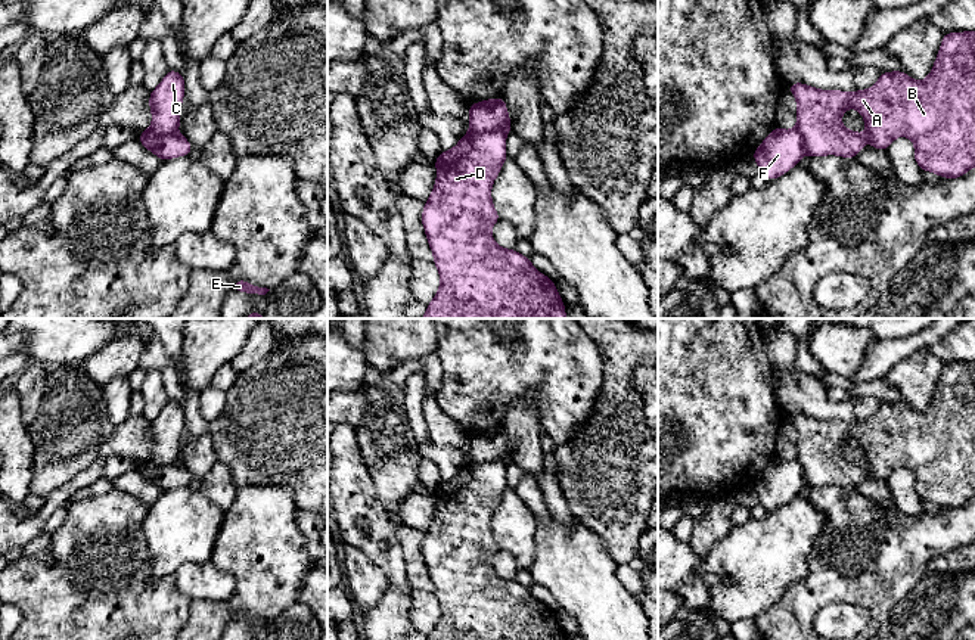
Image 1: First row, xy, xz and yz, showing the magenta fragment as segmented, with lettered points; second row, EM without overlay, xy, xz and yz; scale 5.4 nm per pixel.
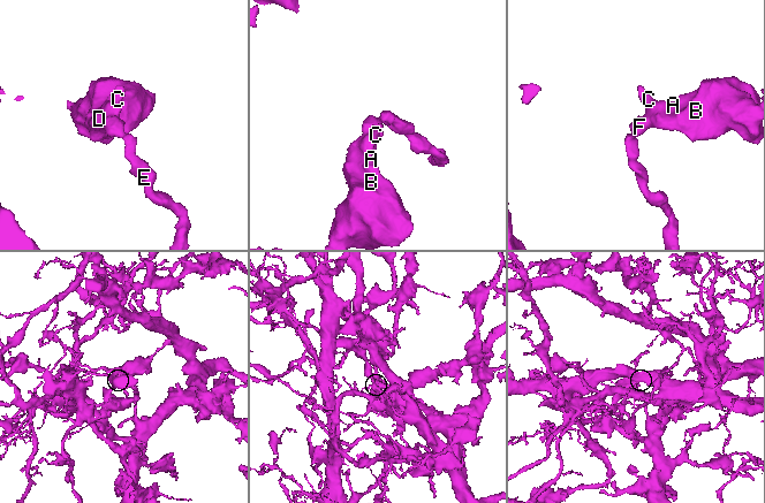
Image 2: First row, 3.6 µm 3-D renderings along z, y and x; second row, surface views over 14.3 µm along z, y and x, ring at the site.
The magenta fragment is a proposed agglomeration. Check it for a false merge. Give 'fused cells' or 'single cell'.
fused cells

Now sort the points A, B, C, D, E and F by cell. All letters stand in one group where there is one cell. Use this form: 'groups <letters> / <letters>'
groups A B C D / E F

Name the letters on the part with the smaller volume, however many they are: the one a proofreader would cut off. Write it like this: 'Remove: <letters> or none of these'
Remove: A, B, C, D

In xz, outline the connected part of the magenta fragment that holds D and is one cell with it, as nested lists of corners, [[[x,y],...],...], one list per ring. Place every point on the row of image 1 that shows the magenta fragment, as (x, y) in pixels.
[[[469,131],[453,149],[441,152],[435,159],[437,180],[420,221],[440,271],[440,289],[422,319],[568,319],[555,282],[534,268],[530,258],[499,246],[493,239],[491,229],[500,217],[490,193],[506,158],[504,133]]]

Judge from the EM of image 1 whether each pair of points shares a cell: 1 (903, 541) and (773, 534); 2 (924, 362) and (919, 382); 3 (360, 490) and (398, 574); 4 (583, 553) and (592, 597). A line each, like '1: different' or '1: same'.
1: different
2: same
3: same
4: same

